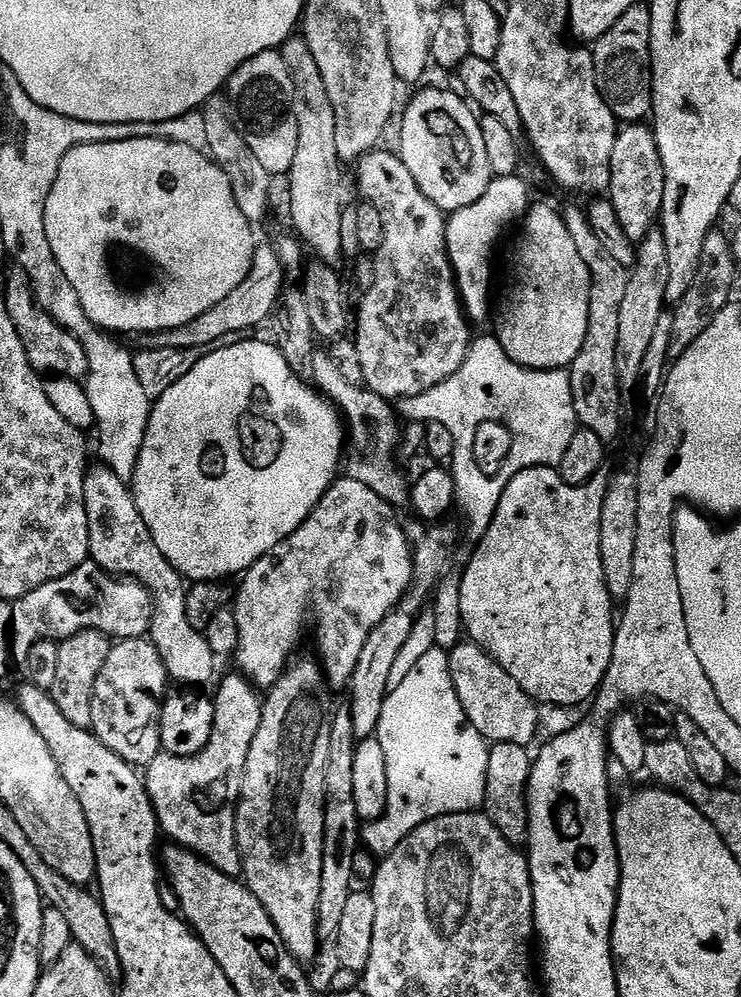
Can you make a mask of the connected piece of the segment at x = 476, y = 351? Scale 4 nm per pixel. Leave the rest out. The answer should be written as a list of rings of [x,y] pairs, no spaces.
[[[492,334],[477,335],[468,350],[468,356],[453,376],[422,394],[399,401],[398,412],[405,421],[413,420],[419,426],[442,423],[450,430],[454,438],[450,471],[452,479],[456,481],[456,504],[458,512],[460,508],[468,523],[468,536],[472,542],[479,542],[486,530],[490,530],[492,516],[508,483],[527,468],[559,466],[562,454],[566,454],[570,438],[574,438],[578,427],[569,373],[559,368],[539,372],[518,366],[504,353],[500,341]]]

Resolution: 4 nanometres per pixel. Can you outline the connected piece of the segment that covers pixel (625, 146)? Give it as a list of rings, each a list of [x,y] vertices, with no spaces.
[[[632,122],[621,127],[616,134],[612,155],[612,186],[610,199],[614,210],[625,226],[653,224],[660,219],[664,205],[664,167],[656,145],[656,134],[647,123]]]

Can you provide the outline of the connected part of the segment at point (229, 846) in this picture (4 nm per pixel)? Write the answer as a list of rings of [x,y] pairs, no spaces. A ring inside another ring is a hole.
[[[239,674],[228,676],[214,695],[214,726],[208,745],[193,756],[161,754],[154,758],[154,762],[146,765],[146,787],[148,797],[152,800],[152,809],[156,811],[159,831],[163,835],[165,832],[171,843],[189,848],[227,876],[241,875],[240,851],[236,841],[236,802],[240,798],[240,780],[244,777],[250,742],[254,742],[254,734],[258,734],[263,709],[261,693],[252,681]]]

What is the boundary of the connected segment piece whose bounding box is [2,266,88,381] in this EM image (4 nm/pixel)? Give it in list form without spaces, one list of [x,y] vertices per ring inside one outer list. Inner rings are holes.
[[[18,266],[8,276],[8,285],[2,292],[6,302],[6,310],[18,330],[18,338],[22,338],[22,346],[26,350],[26,358],[30,366],[41,374],[52,376],[65,376],[71,380],[83,381],[88,375],[86,350],[78,338],[74,338],[58,322],[51,320],[36,302],[36,295],[28,283],[26,275]],[[48,372],[48,373],[47,373]]]

